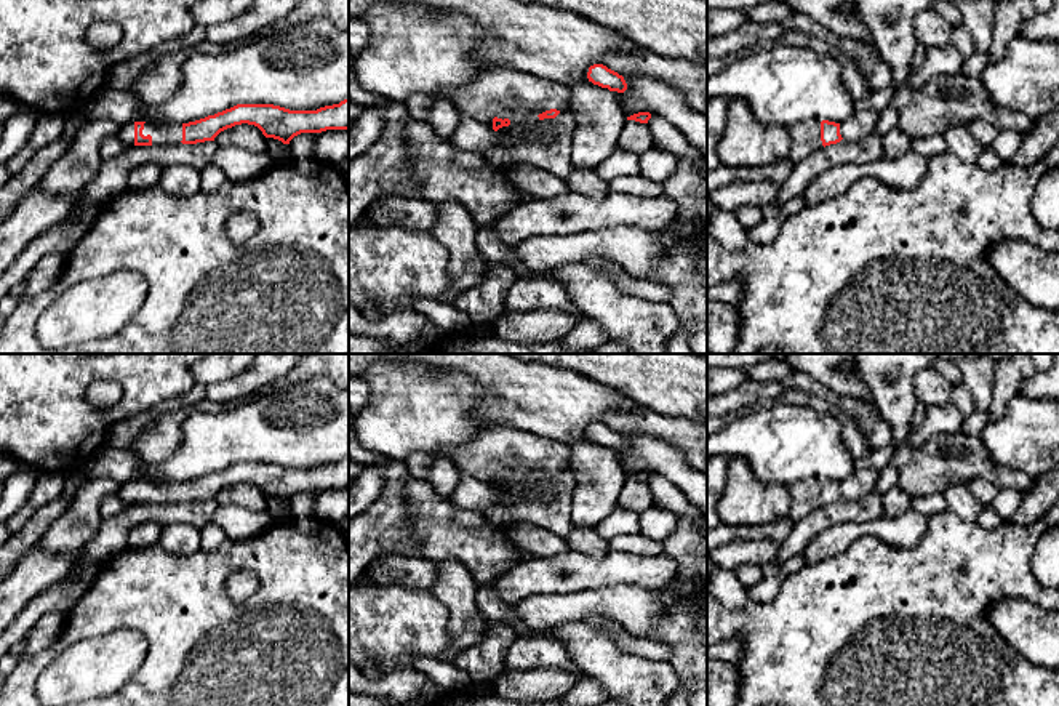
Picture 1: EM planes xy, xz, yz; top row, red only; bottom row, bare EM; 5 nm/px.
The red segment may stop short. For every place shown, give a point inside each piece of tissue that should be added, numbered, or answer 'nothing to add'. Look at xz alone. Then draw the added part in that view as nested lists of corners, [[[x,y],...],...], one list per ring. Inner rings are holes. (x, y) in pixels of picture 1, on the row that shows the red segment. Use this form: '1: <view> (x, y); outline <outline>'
1: xz (501, 92); outline [[[509,66],[477,72],[464,86],[446,93],[462,114],[493,128],[493,118],[509,118],[522,128],[539,120],[539,114],[569,107],[569,88]]]

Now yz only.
1: yz (805, 135); outline [[[809,118],[795,123],[789,133],[792,139],[789,160],[797,165],[806,158],[814,150],[824,147],[821,141],[821,122],[817,118]]]

